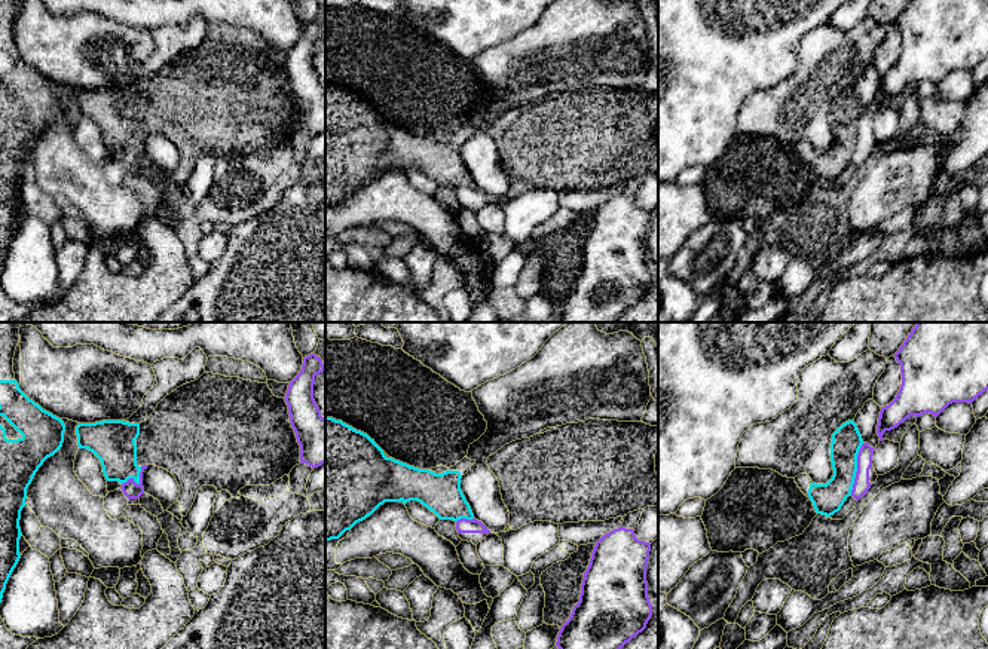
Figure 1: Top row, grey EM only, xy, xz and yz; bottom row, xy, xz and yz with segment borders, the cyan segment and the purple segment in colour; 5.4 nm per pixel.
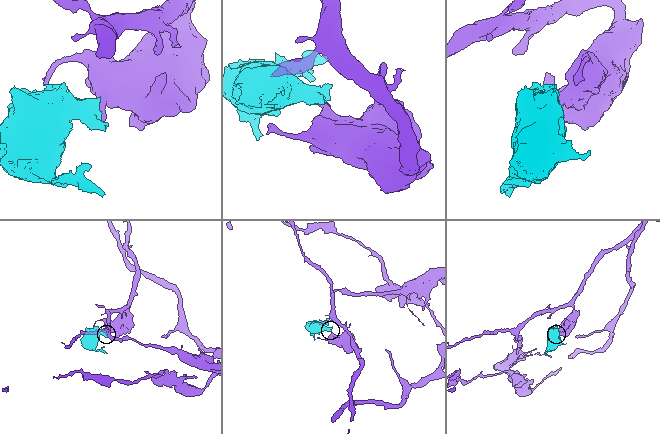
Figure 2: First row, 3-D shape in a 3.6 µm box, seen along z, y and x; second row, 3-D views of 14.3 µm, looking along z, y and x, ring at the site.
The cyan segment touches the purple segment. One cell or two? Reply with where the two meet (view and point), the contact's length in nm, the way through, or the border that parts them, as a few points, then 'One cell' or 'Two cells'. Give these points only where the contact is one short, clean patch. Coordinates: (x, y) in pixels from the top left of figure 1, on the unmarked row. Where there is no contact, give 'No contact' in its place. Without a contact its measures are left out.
Touches cyan at yz (856, 135). Shared border 280 nm. Boundary: yz (863, 110), (858, 122), (858, 138), (850, 161). Two cells

